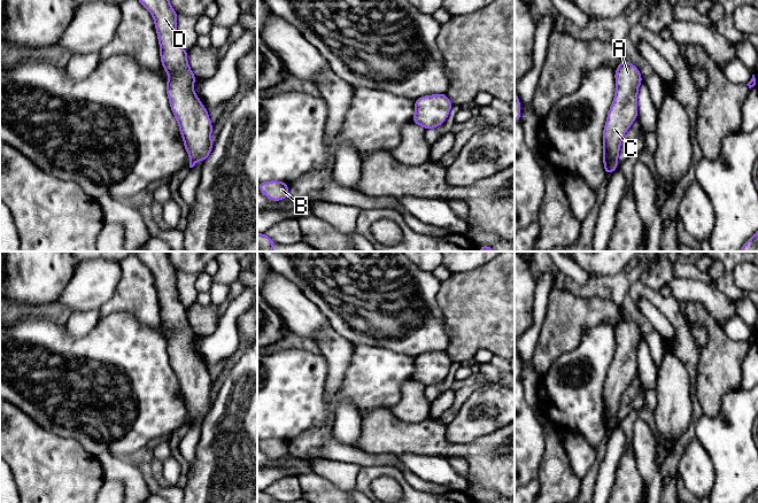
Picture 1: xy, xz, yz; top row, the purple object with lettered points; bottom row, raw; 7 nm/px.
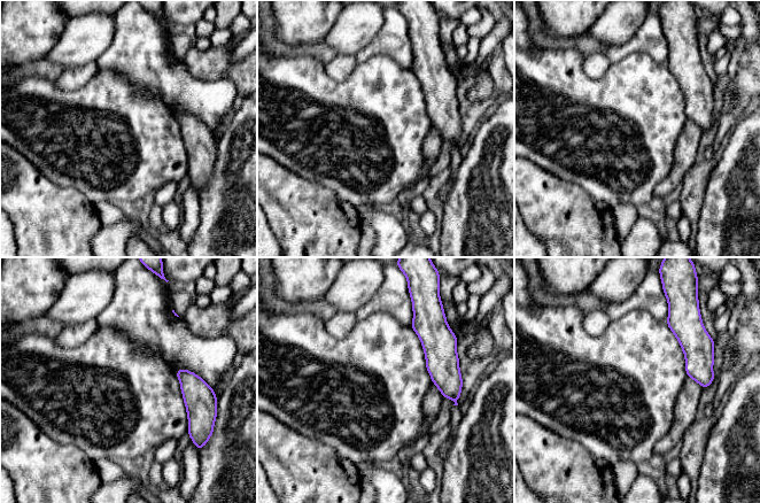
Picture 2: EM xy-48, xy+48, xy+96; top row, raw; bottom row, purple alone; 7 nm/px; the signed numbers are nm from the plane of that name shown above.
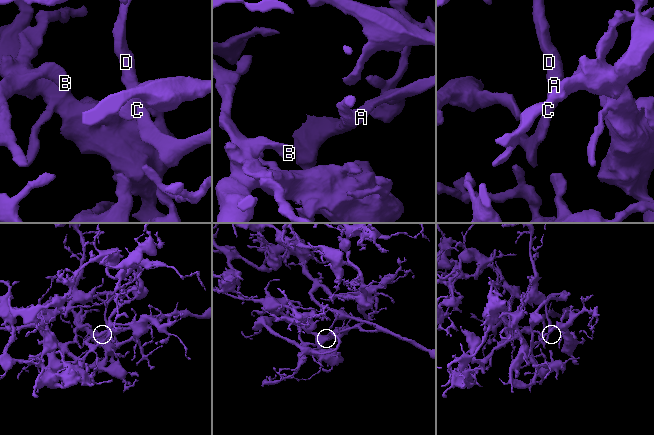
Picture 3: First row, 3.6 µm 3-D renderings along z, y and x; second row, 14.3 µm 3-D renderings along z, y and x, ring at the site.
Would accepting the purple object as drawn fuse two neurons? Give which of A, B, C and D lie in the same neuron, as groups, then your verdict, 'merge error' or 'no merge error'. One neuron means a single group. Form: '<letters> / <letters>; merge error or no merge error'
A B C D; no merge error

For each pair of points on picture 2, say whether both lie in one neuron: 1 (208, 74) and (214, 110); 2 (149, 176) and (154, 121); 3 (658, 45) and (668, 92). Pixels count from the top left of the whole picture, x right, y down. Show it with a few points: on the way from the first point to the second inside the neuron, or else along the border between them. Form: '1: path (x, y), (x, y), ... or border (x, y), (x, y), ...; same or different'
1: border (186, 67), (203, 80), (227, 77), (235, 89); different
2: path (149, 162), (149, 134); same
3: border (638, 52), (646, 53), (656, 61), (665, 64); different

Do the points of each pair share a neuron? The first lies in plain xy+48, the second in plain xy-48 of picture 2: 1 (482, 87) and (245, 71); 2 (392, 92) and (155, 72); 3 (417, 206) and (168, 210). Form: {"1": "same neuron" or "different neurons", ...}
{"1": "different neurons", "2": "different neurons", "3": "different neurons"}

